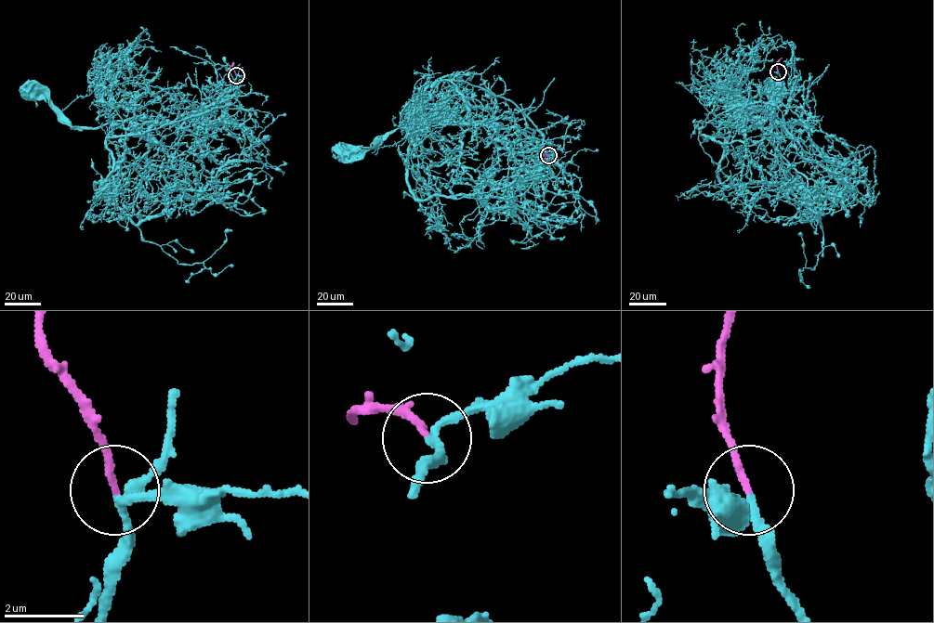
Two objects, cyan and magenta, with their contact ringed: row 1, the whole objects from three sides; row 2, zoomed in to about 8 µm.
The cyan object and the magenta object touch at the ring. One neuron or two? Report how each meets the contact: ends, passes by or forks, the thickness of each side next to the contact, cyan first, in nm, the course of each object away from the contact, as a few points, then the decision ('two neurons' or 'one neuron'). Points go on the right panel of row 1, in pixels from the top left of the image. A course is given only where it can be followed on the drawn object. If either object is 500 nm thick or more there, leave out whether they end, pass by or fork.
cyan passes by; magenta ends there; 160 nm thick on the cyan side, 170 nm on the other; cyan runs (778, 71), (775, 112), (753, 111), (743, 123), (745, 117), (756, 126), (770, 113), (777, 87); magenta runs (778, 71), (777, 62), (782, 58); one neuron

